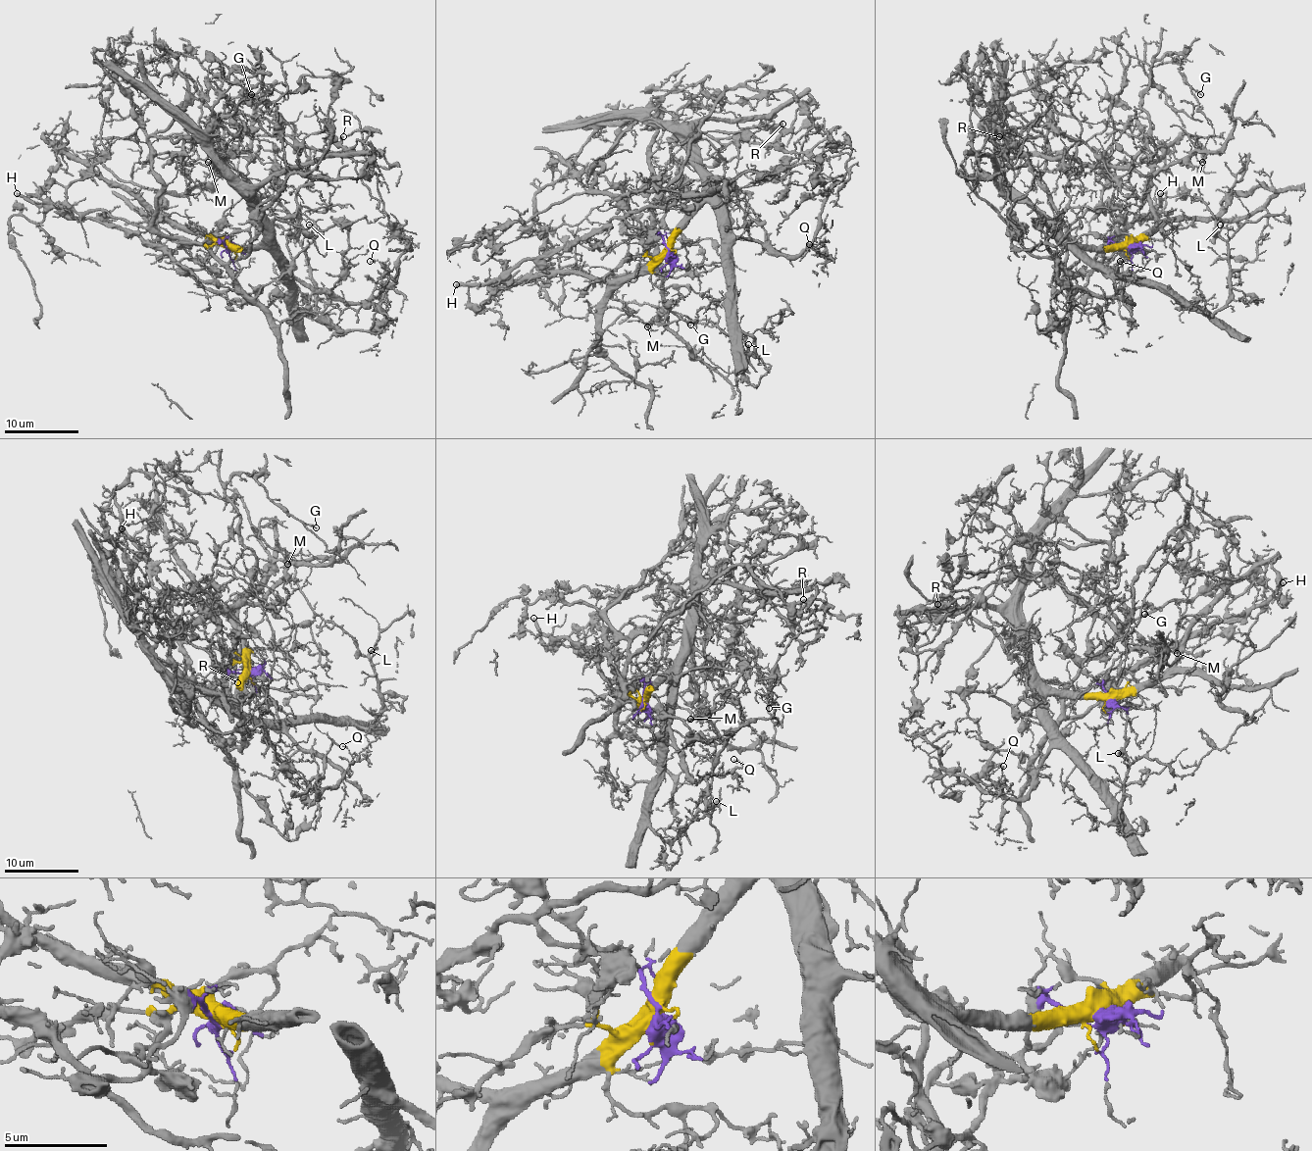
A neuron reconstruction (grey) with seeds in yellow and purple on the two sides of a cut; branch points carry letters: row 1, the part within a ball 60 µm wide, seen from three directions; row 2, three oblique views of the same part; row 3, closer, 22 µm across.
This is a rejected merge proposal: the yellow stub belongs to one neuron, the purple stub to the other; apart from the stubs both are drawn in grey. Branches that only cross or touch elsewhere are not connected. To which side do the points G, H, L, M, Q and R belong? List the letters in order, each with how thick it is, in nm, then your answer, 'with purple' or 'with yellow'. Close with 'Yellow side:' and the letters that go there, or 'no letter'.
G: 150 nm thick; with yellow
H: 360 nm thick; with purple
L: 140 nm thick; with yellow
M: 110 nm thick; with yellow
Q: 120 nm thick; with yellow
R: 90 nm thick; with purple
Yellow side: G, L, M, Q

